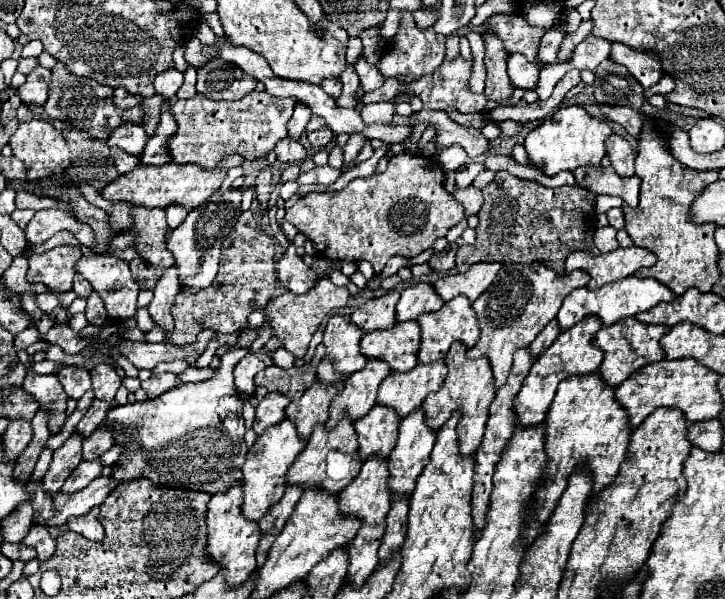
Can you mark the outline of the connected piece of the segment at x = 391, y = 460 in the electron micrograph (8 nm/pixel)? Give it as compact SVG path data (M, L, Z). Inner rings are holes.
M422 409L412 411L412 415L408 415L404 421L400 421L400 435L398 435L398 443L392 449L390 457L388 457L388 471L390 471L390 497L410 497L414 487L416 487L416 479L422 473L422 469L426 467L428 459L430 459L430 451L434 447L436 441L436 431L432 431L426 423L424 423L424 413Z

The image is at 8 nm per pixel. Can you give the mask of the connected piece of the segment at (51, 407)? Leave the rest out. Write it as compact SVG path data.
M28 371L22 389L32 395L40 409L50 413L48 417L48 429L52 435L62 431L62 425L66 421L66 395L62 391L62 385L56 375L38 375L34 371Z

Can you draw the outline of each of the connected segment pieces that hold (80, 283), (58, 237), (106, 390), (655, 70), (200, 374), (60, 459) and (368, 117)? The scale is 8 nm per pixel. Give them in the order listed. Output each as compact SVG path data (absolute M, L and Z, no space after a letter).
M74 275L74 293L78 295L78 297L84 297L84 299L88 299L90 297L90 293L92 293L92 287L90 287L90 283L82 277L82 275Z
M67 230L60 231L52 236L48 241L41 245L31 244L28 246L28 250L37 254L44 253L54 247L64 244L71 244L80 247L80 243L74 235L72 235Z
M100 363L90 371L90 379L92 379L92 391L96 395L96 399L102 401L114 401L114 395L122 383L120 375L116 373L114 365L106 365Z
M612 43L610 59L618 65L624 65L644 89L658 83L660 77L664 75L660 67L660 59L656 55L634 51L624 43Z
M188 367L188 369L178 377L178 381L180 381L180 383L186 383L186 381L202 381L202 379L212 377L212 375L214 375L214 369L210 369L210 367L204 367L204 369L200 369L200 367Z
M70 435L70 439L54 453L50 469L44 475L44 491L48 491L48 495L56 495L82 461L82 441L80 435Z
M364 105L362 119L364 123L390 123L394 113L394 105Z

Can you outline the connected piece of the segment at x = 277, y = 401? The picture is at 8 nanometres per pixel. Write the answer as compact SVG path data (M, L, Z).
M268 393L256 407L256 421L254 431L256 435L262 435L268 427L280 423L284 419L284 409L288 407L290 399L280 393Z

